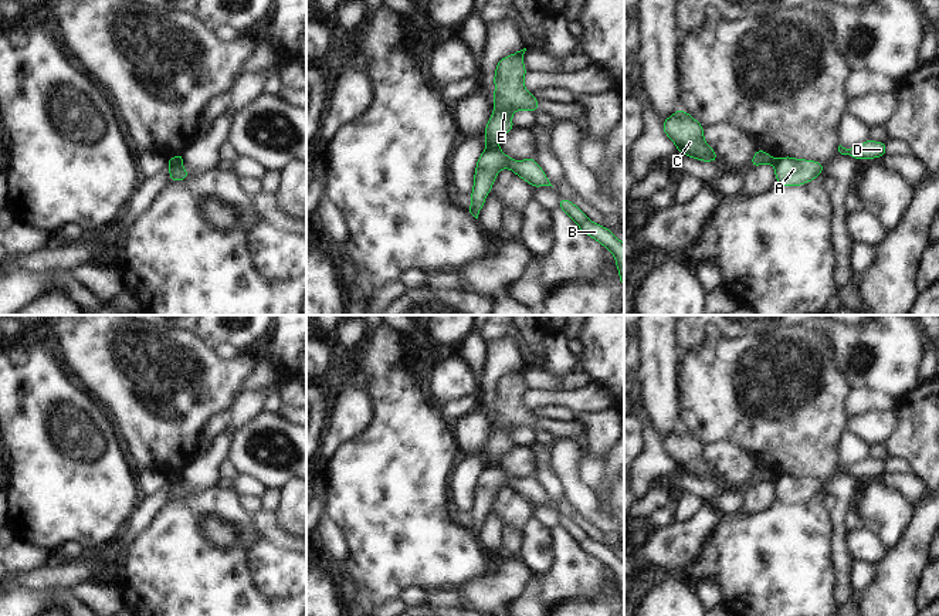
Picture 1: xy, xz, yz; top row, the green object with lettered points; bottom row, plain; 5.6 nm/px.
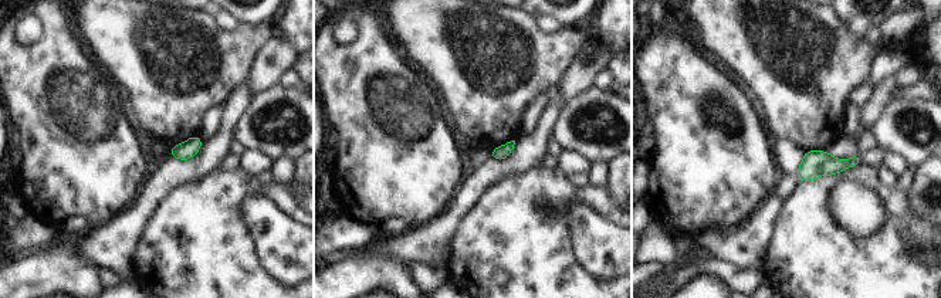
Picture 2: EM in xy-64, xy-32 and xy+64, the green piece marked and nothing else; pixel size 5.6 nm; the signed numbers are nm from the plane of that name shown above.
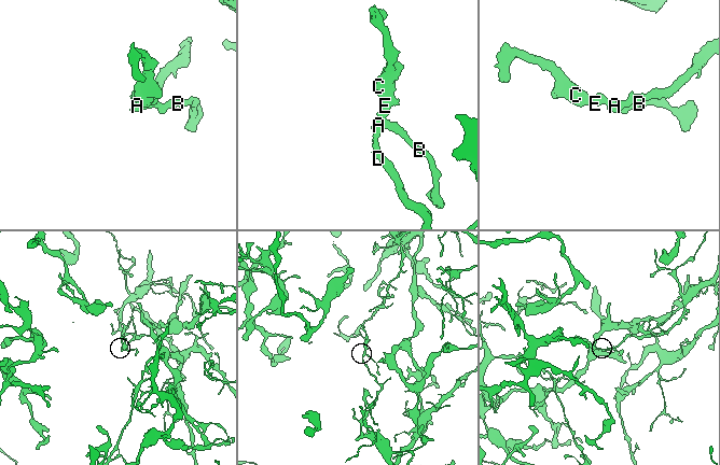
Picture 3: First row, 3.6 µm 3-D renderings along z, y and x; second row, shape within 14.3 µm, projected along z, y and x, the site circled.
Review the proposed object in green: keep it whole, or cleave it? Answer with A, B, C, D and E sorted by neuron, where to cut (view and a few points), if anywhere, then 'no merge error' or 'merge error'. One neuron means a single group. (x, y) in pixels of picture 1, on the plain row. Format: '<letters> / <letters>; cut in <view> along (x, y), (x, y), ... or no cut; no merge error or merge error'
A B D / C E; cut in xy along (168, 480), (180, 481); merge error

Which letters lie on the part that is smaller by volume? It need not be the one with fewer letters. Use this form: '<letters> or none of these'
C, E

